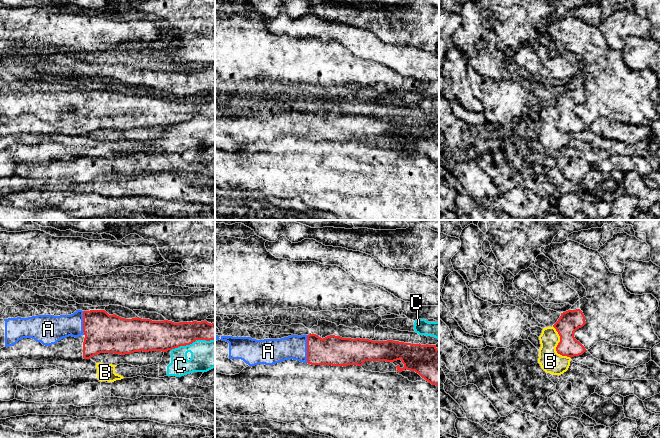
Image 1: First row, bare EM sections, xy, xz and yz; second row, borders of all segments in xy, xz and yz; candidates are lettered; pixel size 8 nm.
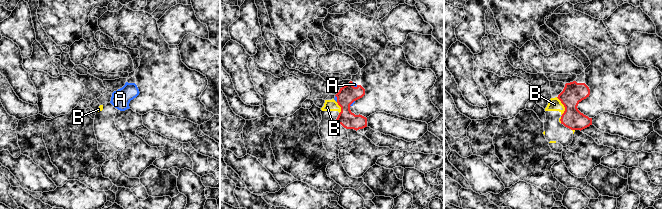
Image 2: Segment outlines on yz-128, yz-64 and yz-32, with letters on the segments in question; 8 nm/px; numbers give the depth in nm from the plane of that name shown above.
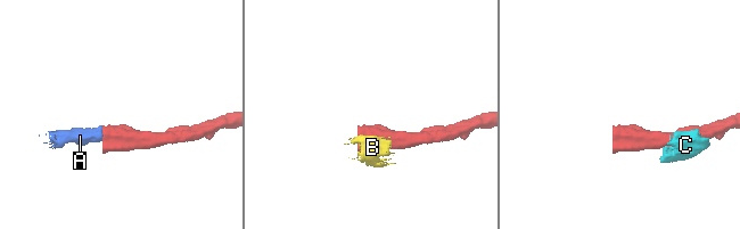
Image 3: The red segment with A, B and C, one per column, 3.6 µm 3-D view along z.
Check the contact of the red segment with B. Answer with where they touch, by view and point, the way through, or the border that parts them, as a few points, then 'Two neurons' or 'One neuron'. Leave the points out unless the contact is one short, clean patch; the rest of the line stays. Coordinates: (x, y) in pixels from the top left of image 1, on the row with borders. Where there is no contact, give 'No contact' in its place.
Touches red at yz (557, 346). Boundary: yz (552, 326), (559, 336), (556, 351), (570, 358). Two neurons

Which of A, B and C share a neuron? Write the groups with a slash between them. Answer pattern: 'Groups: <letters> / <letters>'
Groups: A / B C

